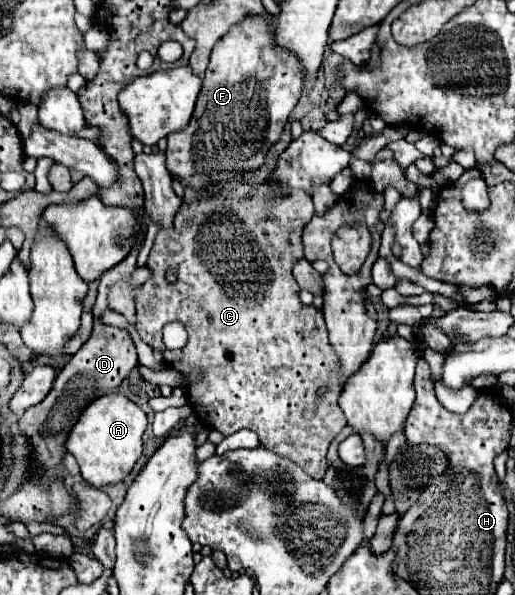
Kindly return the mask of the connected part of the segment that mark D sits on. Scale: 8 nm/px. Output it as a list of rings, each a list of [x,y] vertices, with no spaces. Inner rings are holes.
[[[141,241],[135,245],[135,249],[127,255],[127,259],[123,263],[119,263],[117,267],[109,269],[99,283],[99,295],[97,295],[97,303],[93,307],[93,315],[95,315],[95,329],[93,335],[89,337],[89,341],[77,351],[77,355],[71,357],[71,361],[59,371],[53,389],[49,391],[49,395],[35,407],[29,407],[25,411],[25,415],[21,417],[19,425],[25,431],[27,439],[31,441],[33,449],[35,449],[35,461],[41,463],[41,469],[45,469],[45,475],[55,473],[59,461],[63,459],[63,445],[65,439],[73,427],[73,423],[77,423],[79,413],[97,397],[105,395],[105,393],[113,393],[121,381],[131,373],[131,369],[137,365],[137,351],[135,345],[129,337],[129,333],[125,329],[117,329],[117,327],[109,327],[103,325],[99,315],[103,311],[107,311],[107,293],[109,287],[119,281],[123,275],[135,271],[137,267],[137,255],[141,249]]]

